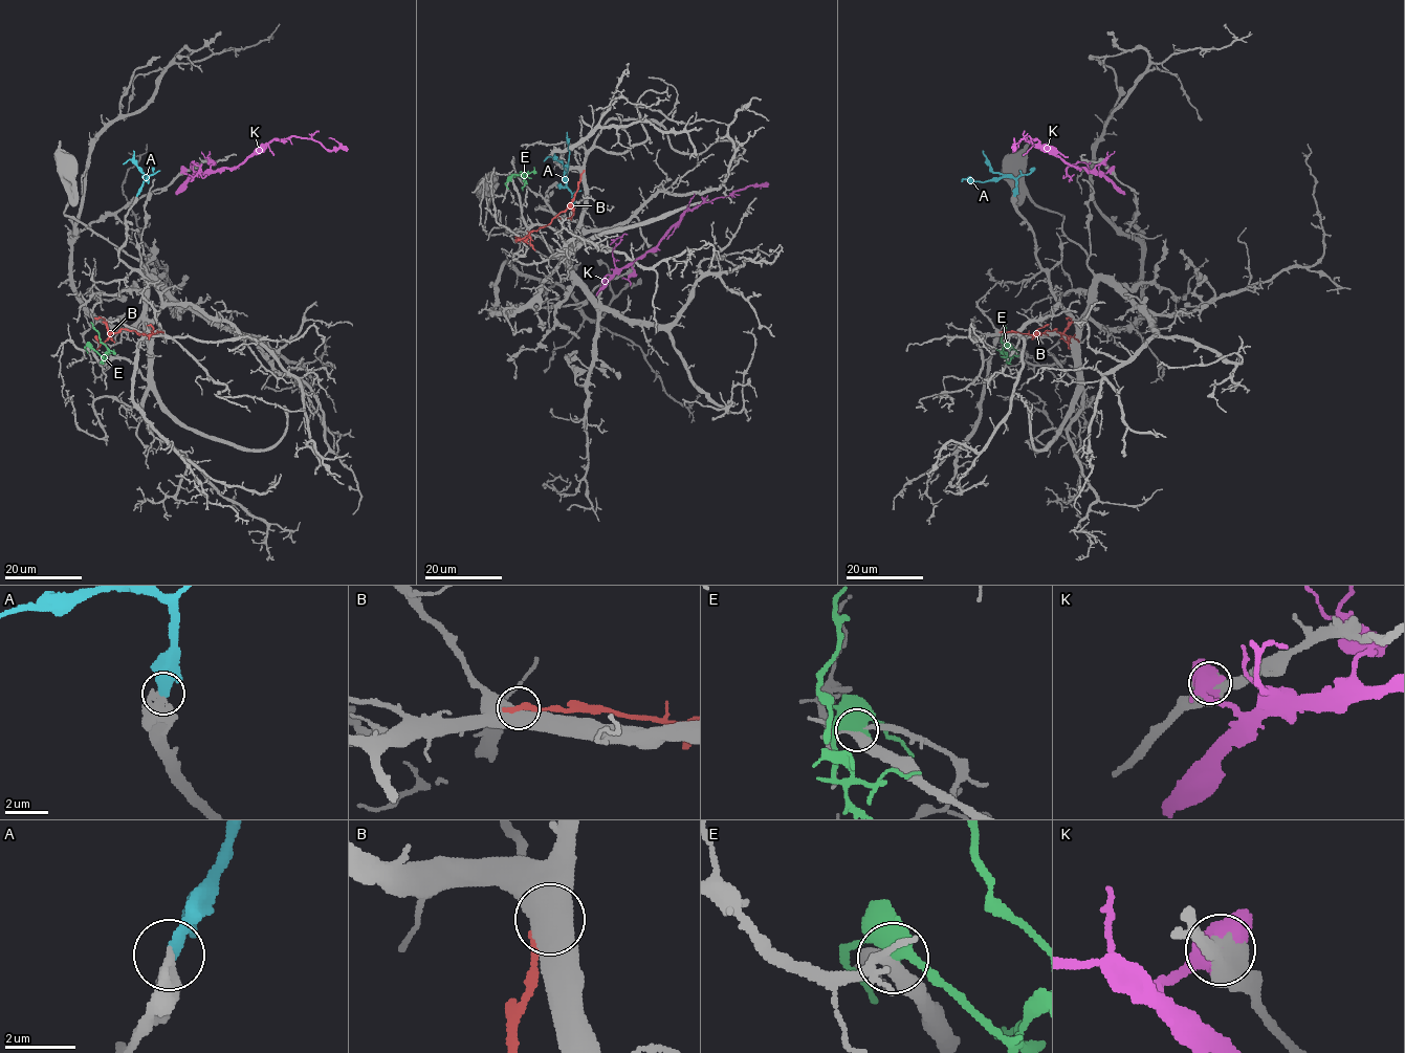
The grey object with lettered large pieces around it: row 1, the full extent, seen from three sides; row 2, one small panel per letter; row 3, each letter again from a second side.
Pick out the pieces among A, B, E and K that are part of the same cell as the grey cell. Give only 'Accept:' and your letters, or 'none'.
Accept: A

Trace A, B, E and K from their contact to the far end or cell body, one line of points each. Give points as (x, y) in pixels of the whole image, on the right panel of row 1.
A: (1014, 196), (1015, 180), (1012, 177), (961, 181)
B: (1002, 332), (1040, 334), (1055, 329), (1062, 333), (1071, 320), (1066, 317)
E: (1008, 348), (1004, 349), (1004, 356), (1001, 336), (1006, 322)
K: (1111, 170), (1104, 175), (1075, 168), (1029, 136), (1023, 138), (1014, 150), (1014, 137)

